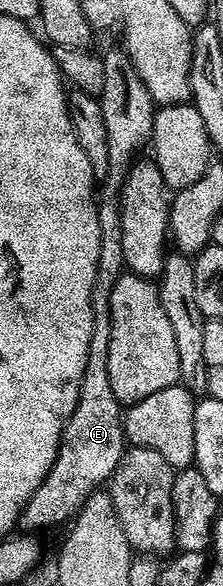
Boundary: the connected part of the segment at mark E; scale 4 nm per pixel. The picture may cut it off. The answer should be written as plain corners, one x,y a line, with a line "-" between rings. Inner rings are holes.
124,50
103,52
102,58
106,69
106,85
102,85
102,93
98,98
102,121
106,121
106,137
110,141
110,161
108,174
103,176
98,187
96,205
100,240
98,269
92,290
90,349
86,357
86,369
82,373
82,385
78,389
78,405
74,405
74,413
70,413
62,429
56,456
42,485
34,489
34,497
30,497
18,520
21,528
32,533
39,532
39,527
56,527
64,522
67,524
80,510
80,506
92,496
93,491
111,480
114,469
126,450
124,411
118,397
114,397
114,388
110,385
110,373
106,366
110,357
110,293
118,277
126,271
120,240
120,198
129,169
143,152
140,150
149,146
158,105
150,97
150,89
142,85

